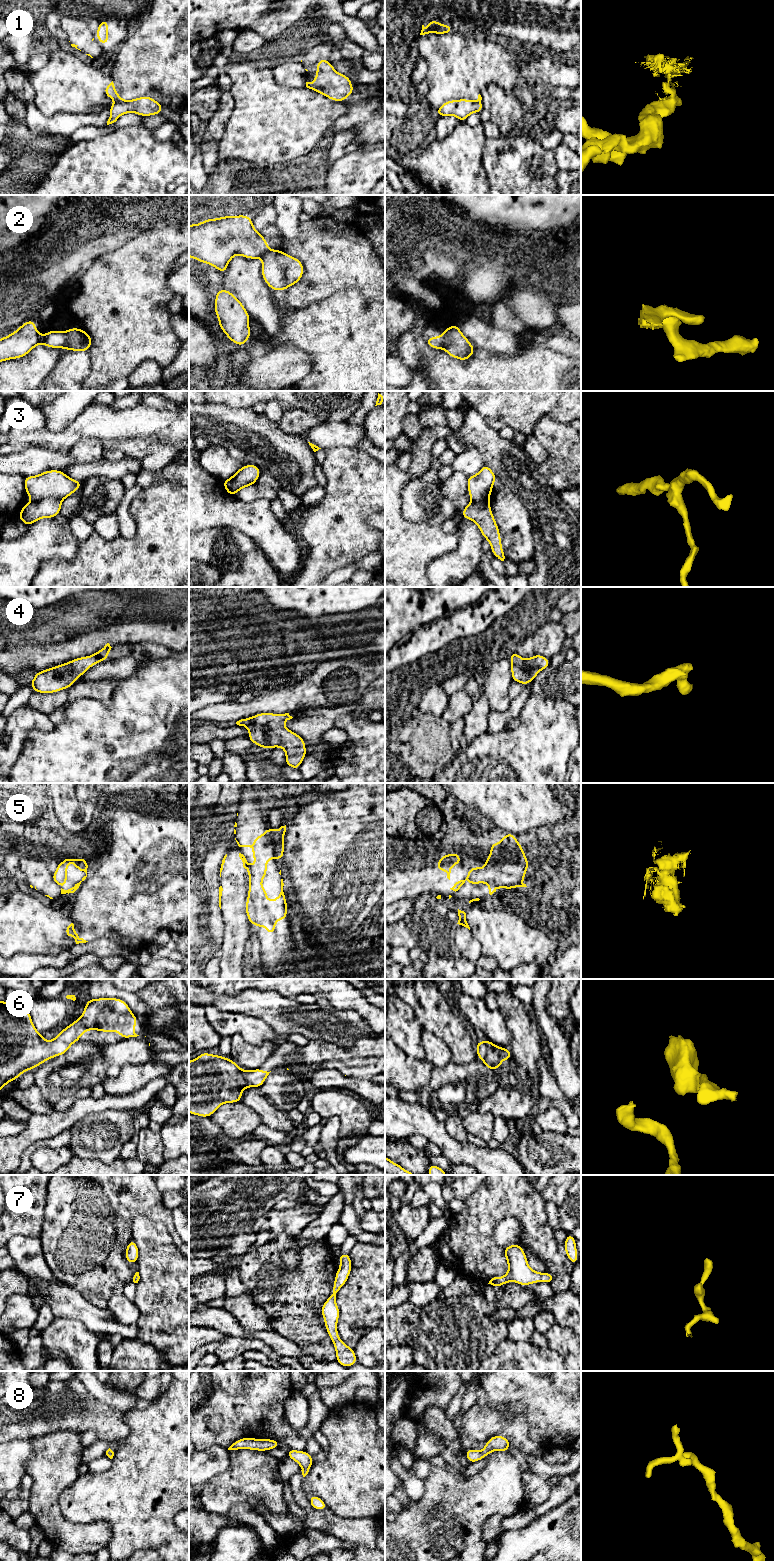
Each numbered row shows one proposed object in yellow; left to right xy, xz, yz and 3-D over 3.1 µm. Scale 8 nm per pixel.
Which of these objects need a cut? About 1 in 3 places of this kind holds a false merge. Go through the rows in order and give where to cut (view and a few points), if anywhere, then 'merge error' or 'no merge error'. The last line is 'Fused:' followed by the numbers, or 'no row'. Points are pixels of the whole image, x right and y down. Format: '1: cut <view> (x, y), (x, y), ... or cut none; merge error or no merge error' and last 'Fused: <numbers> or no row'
1: cut xz (313, 82), (316, 89), (321, 93); merge error
2: cut xy (66, 331), (67, 349); merge error
3: cut xy (61, 499), (42, 498), (32, 501); merge error
4: cut none; no merge error
5: cut none; no merge error
6: cut none; no merge error
7: cut none; no merge error
8: cut none; no merge error
Fused: 1, 2, 3

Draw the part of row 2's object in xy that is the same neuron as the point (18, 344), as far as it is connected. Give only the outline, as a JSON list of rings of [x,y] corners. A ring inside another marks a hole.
[[[29,320],[13,333],[0,338],[0,362],[22,358],[41,343],[48,348],[67,350],[67,331],[53,331],[50,329],[46,335],[42,336],[37,331],[35,320]]]

